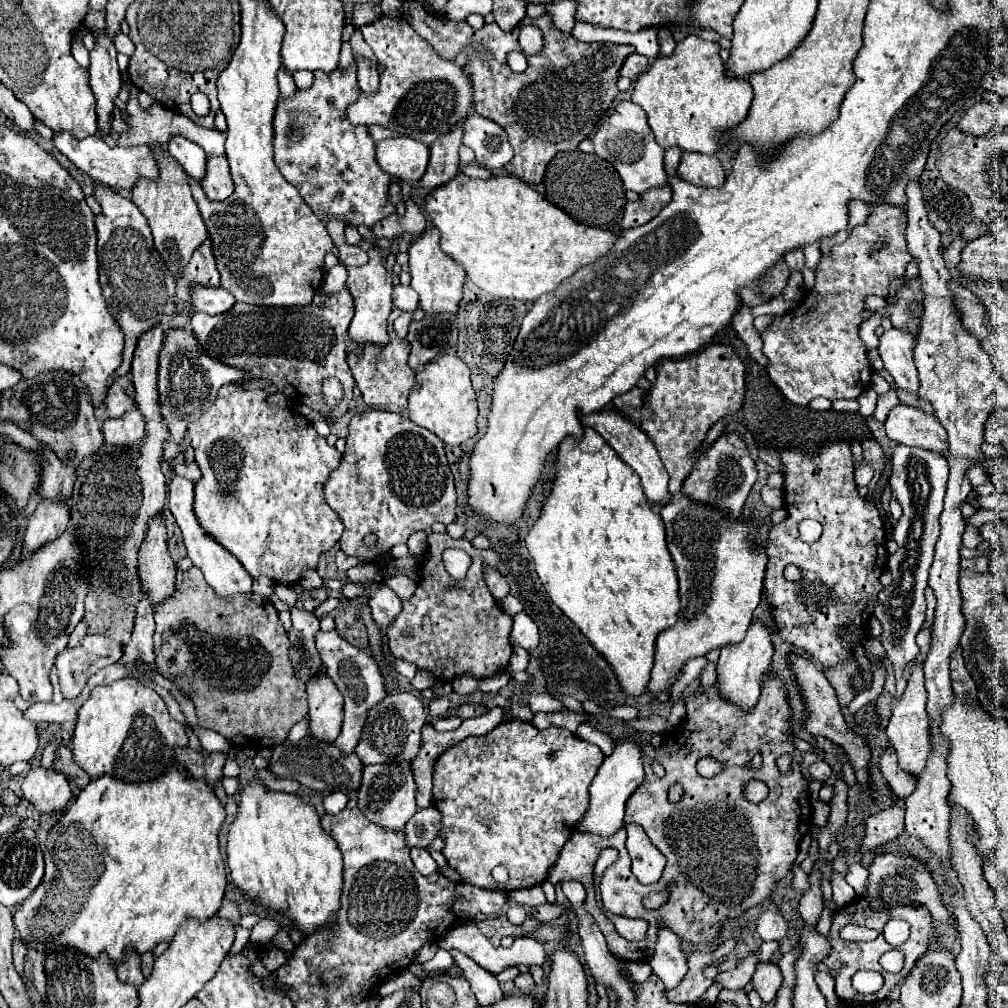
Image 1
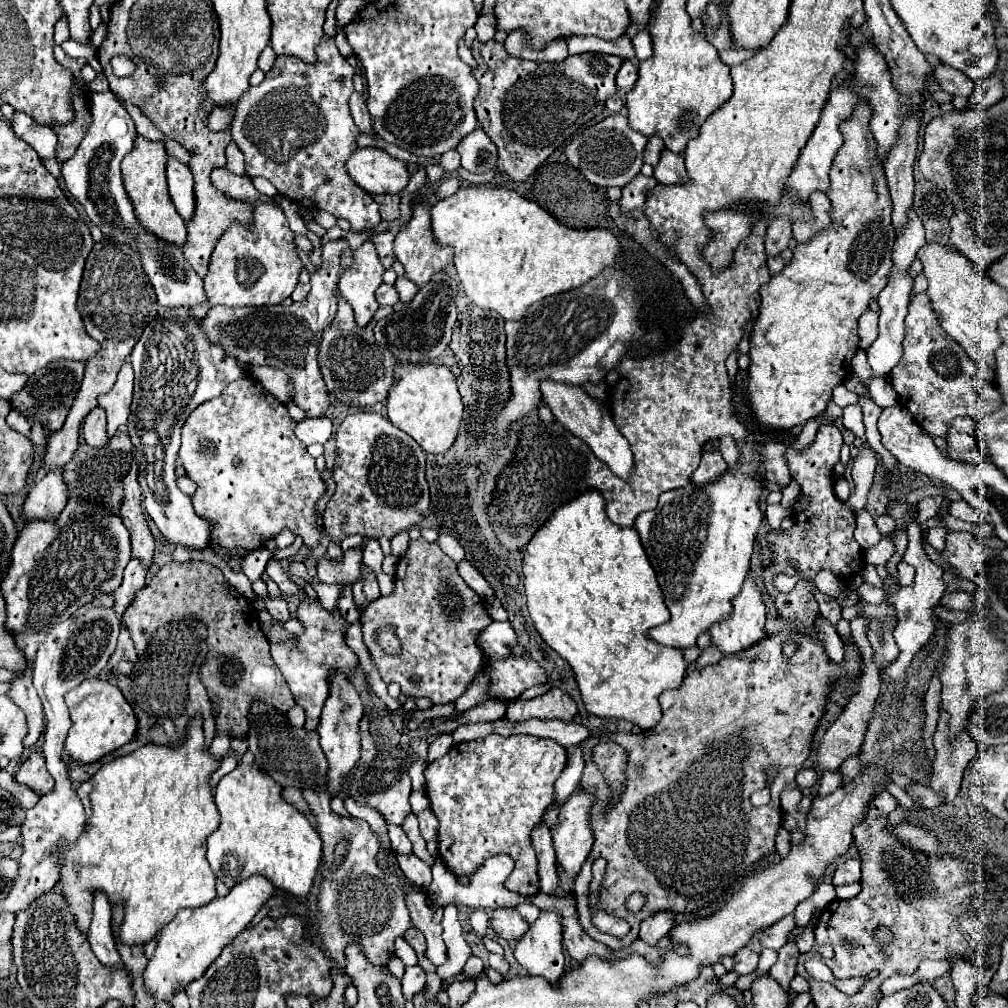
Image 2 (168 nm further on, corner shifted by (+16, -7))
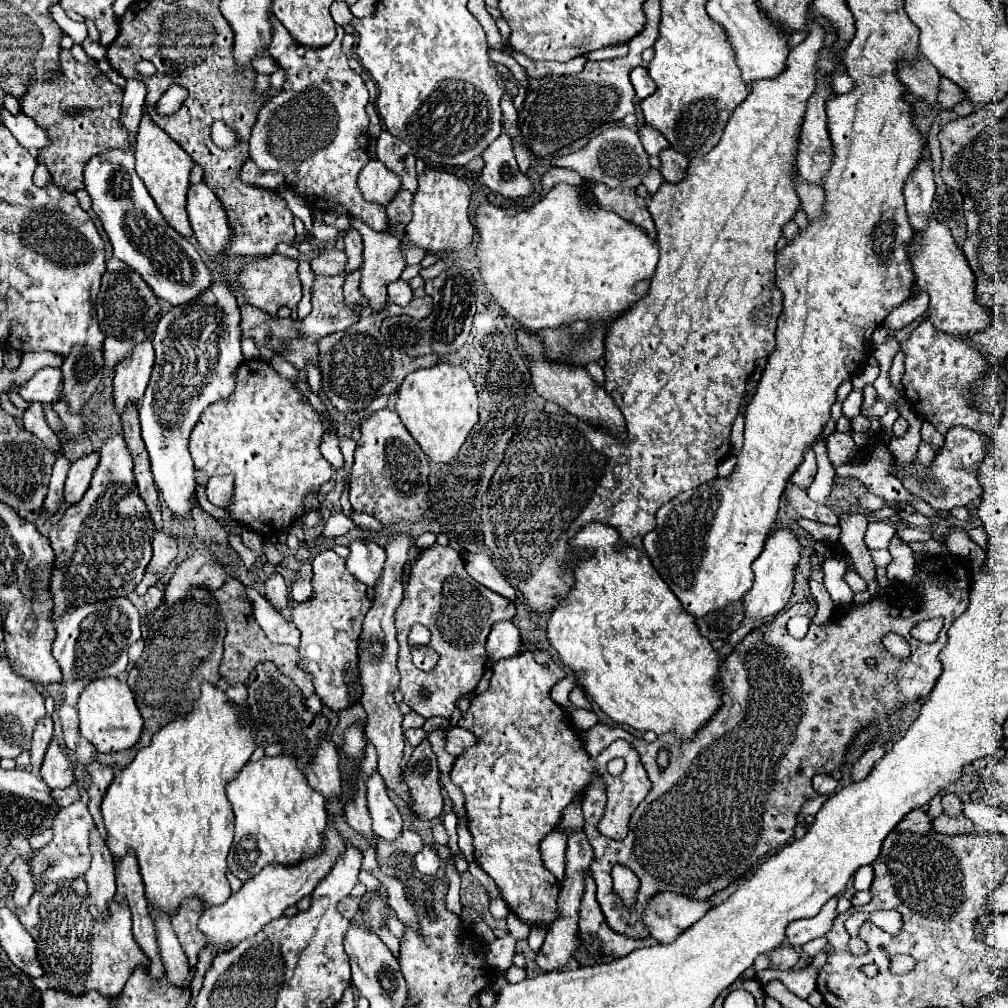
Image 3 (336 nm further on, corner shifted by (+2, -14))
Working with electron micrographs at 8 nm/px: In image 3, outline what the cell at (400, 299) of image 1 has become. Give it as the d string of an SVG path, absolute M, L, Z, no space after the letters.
M396 280L396 282L388 284L388 298L392 302L396 302L398 306L406 306L412 300L412 290L410 290L408 282Z

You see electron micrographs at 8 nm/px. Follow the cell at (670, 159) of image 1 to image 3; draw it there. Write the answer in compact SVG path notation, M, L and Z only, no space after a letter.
M642 122L642 124L638 126L638 134L640 134L640 140L642 140L644 150L646 150L650 156L658 156L658 152L660 152L662 148L668 148L668 146L670 146L668 140L666 140L656 128L652 128L652 126L646 124L646 122Z

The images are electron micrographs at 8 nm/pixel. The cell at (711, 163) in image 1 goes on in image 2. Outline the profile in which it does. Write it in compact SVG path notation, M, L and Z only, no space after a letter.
M668 149L662 151L662 157L660 157L660 163L656 165L654 169L654 177L658 183L688 183L690 177L688 177L688 171L686 171L686 165L684 165L684 157L682 155L676 155Z

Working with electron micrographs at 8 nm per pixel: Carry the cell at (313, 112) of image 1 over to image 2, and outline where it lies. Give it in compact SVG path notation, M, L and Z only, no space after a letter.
M324 35L318 49L318 63L306 65L296 57L278 57L272 71L258 87L250 87L248 93L236 105L236 115L232 121L232 139L246 157L246 173L250 177L268 179L282 197L316 211L328 211L334 217L350 221L352 231L372 229L380 223L380 205L370 193L360 189L346 171L348 157L358 149L356 137L360 129L352 121L348 99L354 91L352 75L354 69L346 63L334 45L334 39Z

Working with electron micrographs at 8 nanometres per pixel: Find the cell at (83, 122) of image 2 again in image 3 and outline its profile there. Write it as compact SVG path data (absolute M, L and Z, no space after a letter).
M62 50L60 52L60 73L52 80L40 80L34 78L28 88L26 94L22 94L20 98L20 112L30 116L38 126L42 126L48 136L50 136L50 144L42 150L38 150L38 162L46 164L48 172L52 174L52 180L56 182L58 188L66 190L66 192L76 192L84 188L84 166L92 156L104 154L108 150L126 150L128 148L128 136L126 136L126 128L122 128L118 116L120 116L120 104L122 104L122 88L116 86L100 68L98 62L92 58L88 64L78 62L70 50Z

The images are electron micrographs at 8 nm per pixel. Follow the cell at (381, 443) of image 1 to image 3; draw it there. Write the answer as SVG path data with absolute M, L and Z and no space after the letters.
M390 408L372 412L360 426L360 440L350 474L350 504L356 512L372 514L384 526L416 522L424 516L428 496L428 456Z

